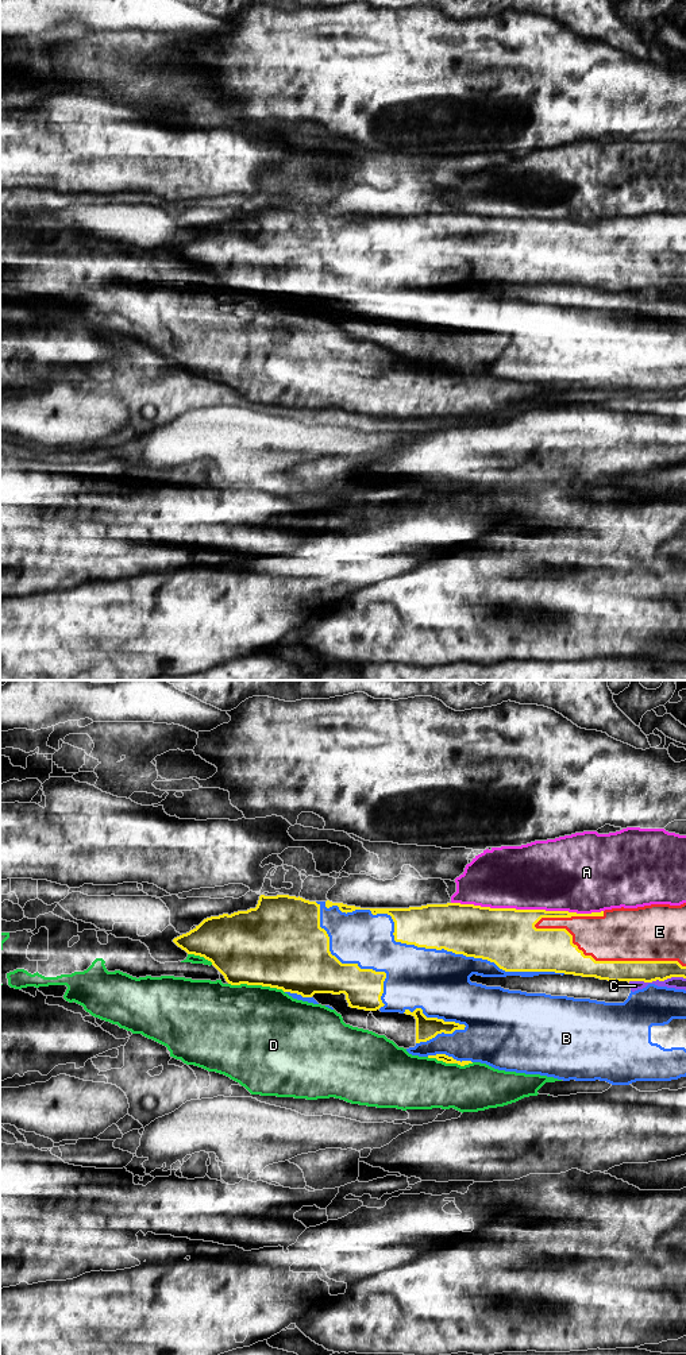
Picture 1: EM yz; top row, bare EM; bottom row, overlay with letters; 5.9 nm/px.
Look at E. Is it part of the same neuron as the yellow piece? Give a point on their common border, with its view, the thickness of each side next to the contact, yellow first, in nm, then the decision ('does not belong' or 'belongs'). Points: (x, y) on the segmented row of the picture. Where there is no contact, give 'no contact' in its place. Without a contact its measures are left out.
contact yz (607, 961); calibres 190 and 320 nm; belongs

